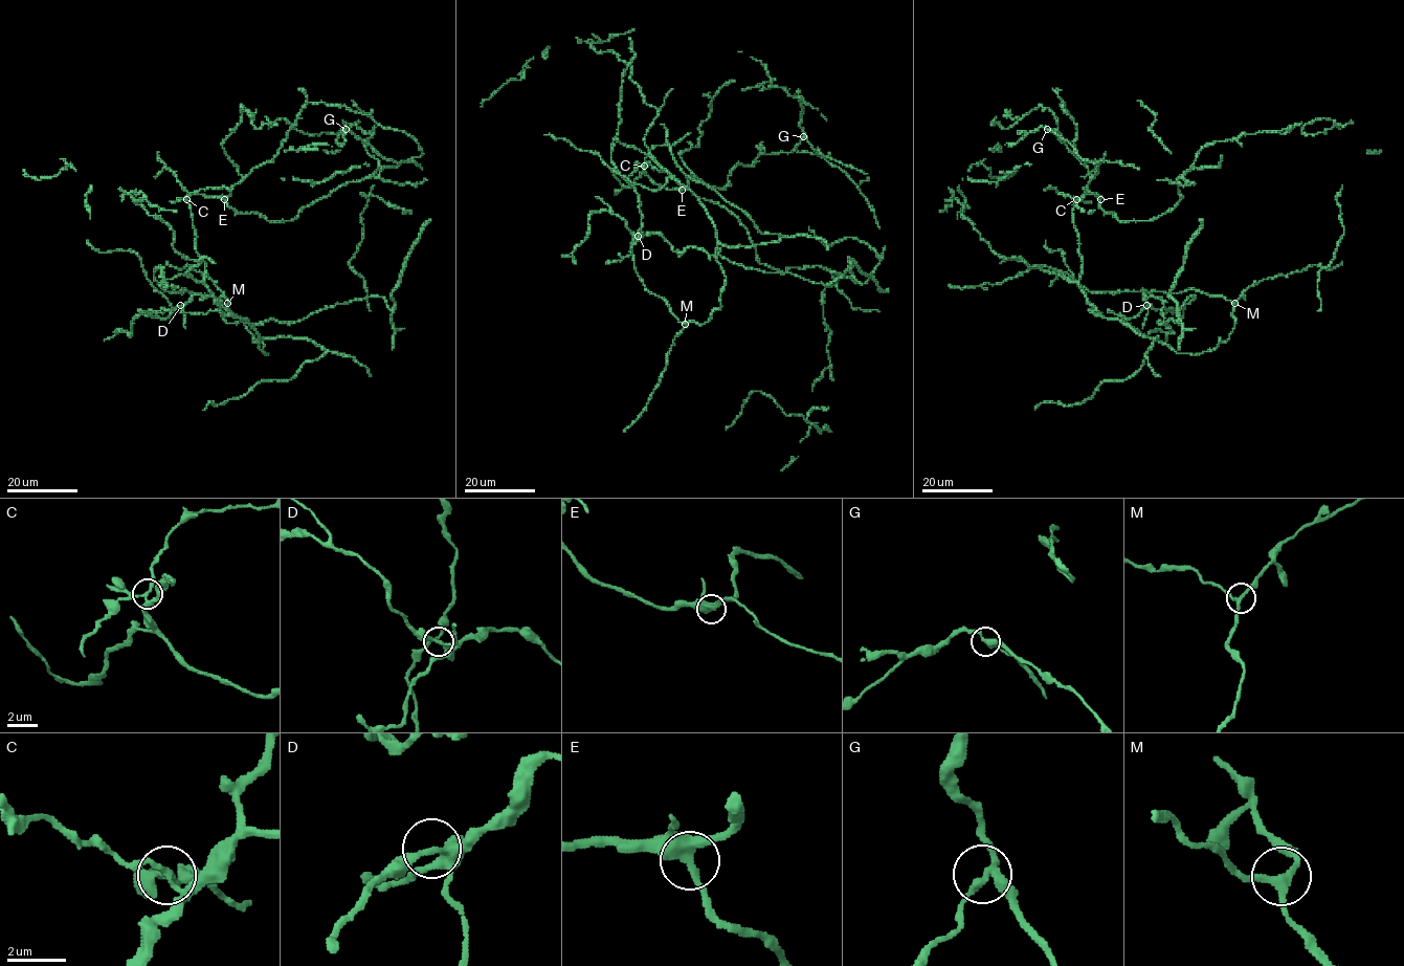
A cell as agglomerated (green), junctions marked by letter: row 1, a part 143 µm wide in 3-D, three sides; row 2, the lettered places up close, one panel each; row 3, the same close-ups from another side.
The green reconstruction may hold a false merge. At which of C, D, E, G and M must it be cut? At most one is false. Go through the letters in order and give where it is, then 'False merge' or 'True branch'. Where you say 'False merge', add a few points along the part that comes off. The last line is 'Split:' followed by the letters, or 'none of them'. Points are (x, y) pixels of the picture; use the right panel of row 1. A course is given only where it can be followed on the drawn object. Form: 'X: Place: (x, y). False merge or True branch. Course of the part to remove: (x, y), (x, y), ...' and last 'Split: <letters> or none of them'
C: Place: (1076, 199). False merge. Course of the part to remove: (1076, 199), (1055, 188), (1043, 190)
D: Place: (1146, 305). True branch
E: Place: (1100, 199). True branch
G: Place: (1047, 129). True branch
M: Place: (1234, 303). True branch
Split: C

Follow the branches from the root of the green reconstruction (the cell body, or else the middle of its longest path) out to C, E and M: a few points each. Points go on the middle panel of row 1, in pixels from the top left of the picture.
C: (658, 170), (648, 161), (644, 166)
E: (658, 170), (648, 161), (644, 172), (655, 183), (682, 190)
M: (658, 170), (688, 188), (715, 225), (716, 260), (726, 278), (720, 307), (703, 324), (685, 324)

